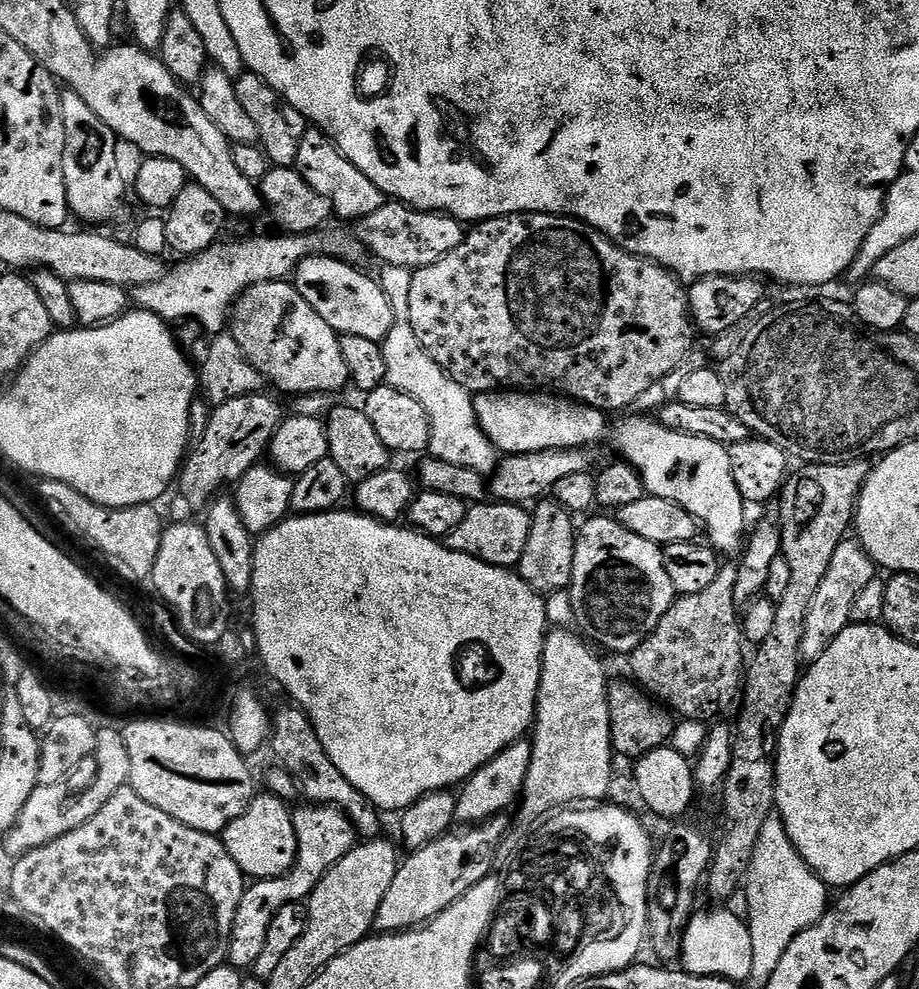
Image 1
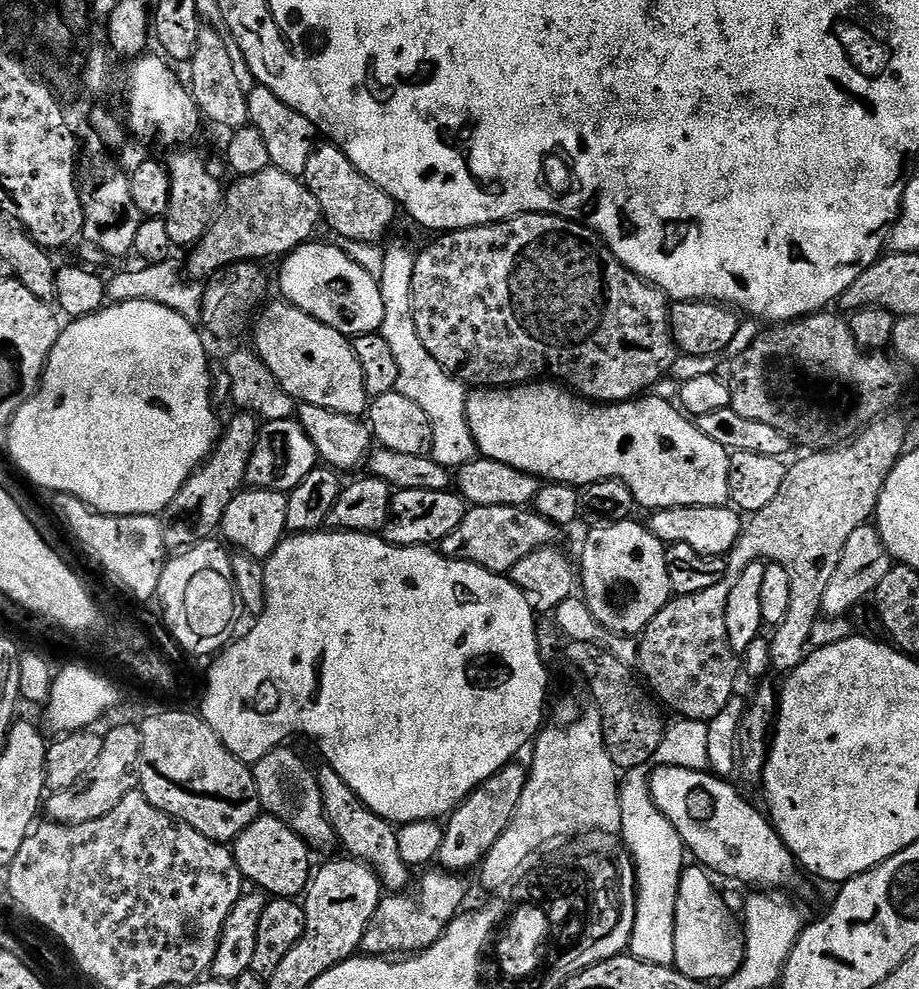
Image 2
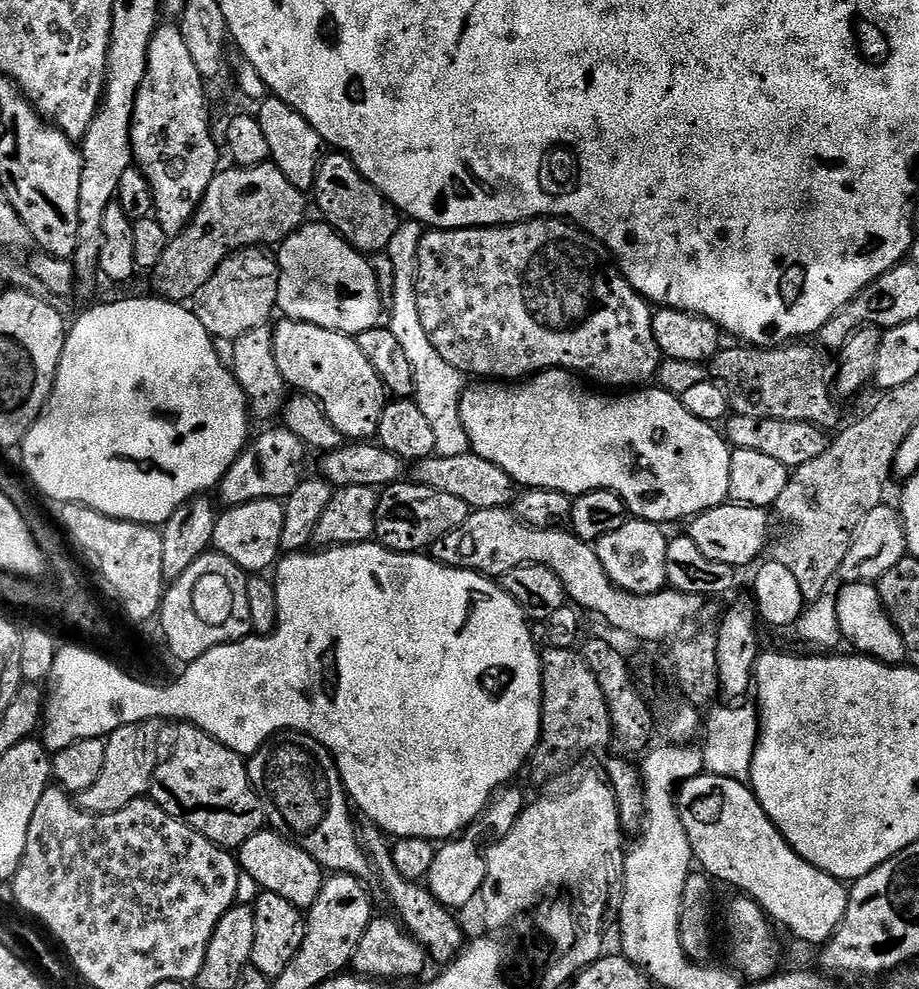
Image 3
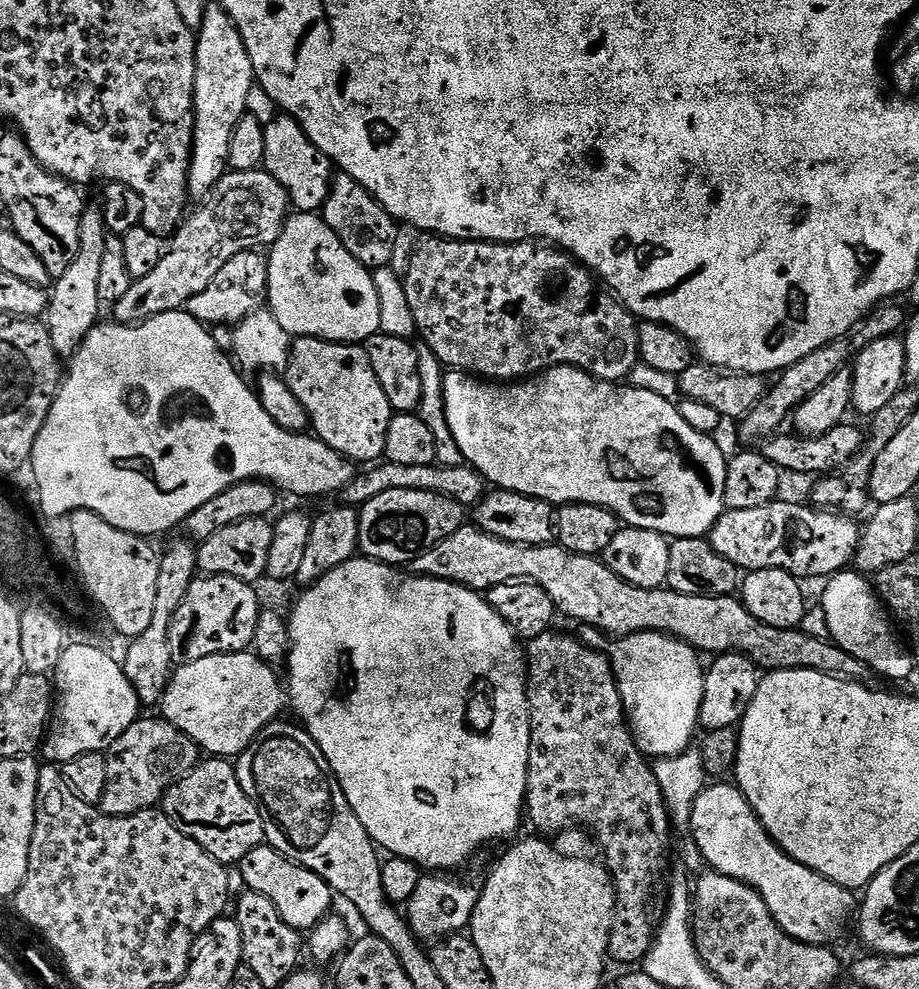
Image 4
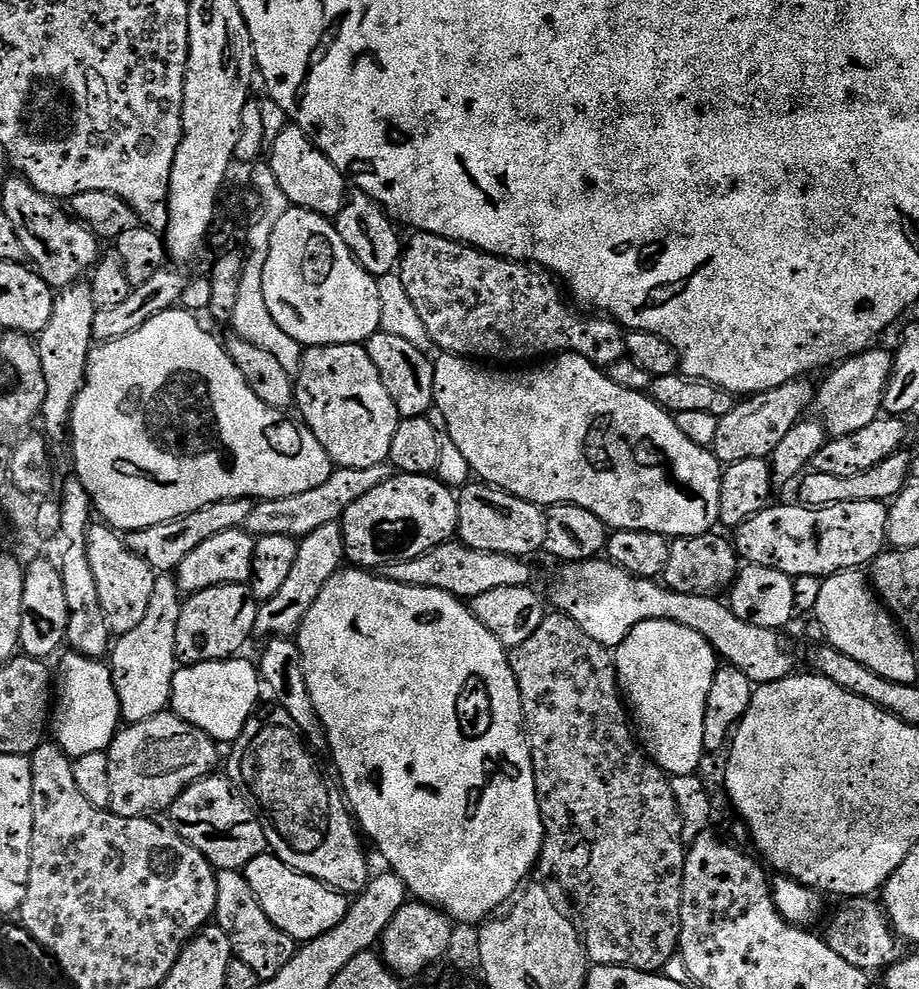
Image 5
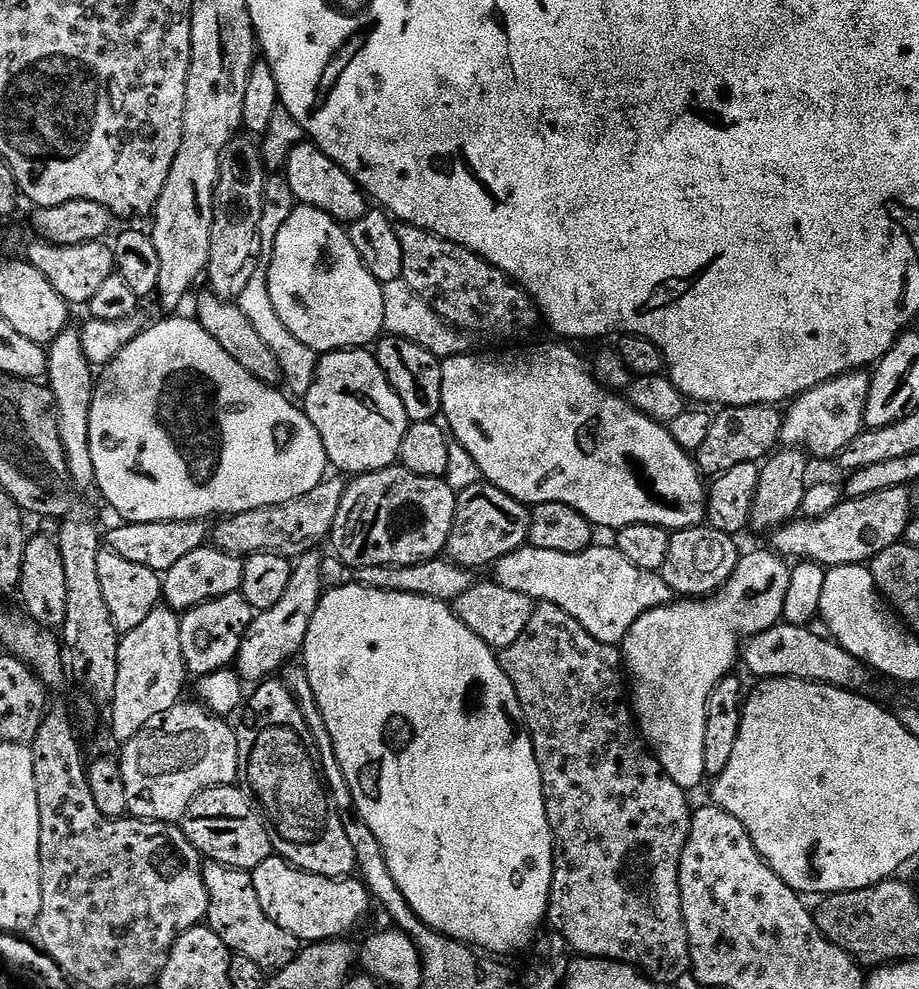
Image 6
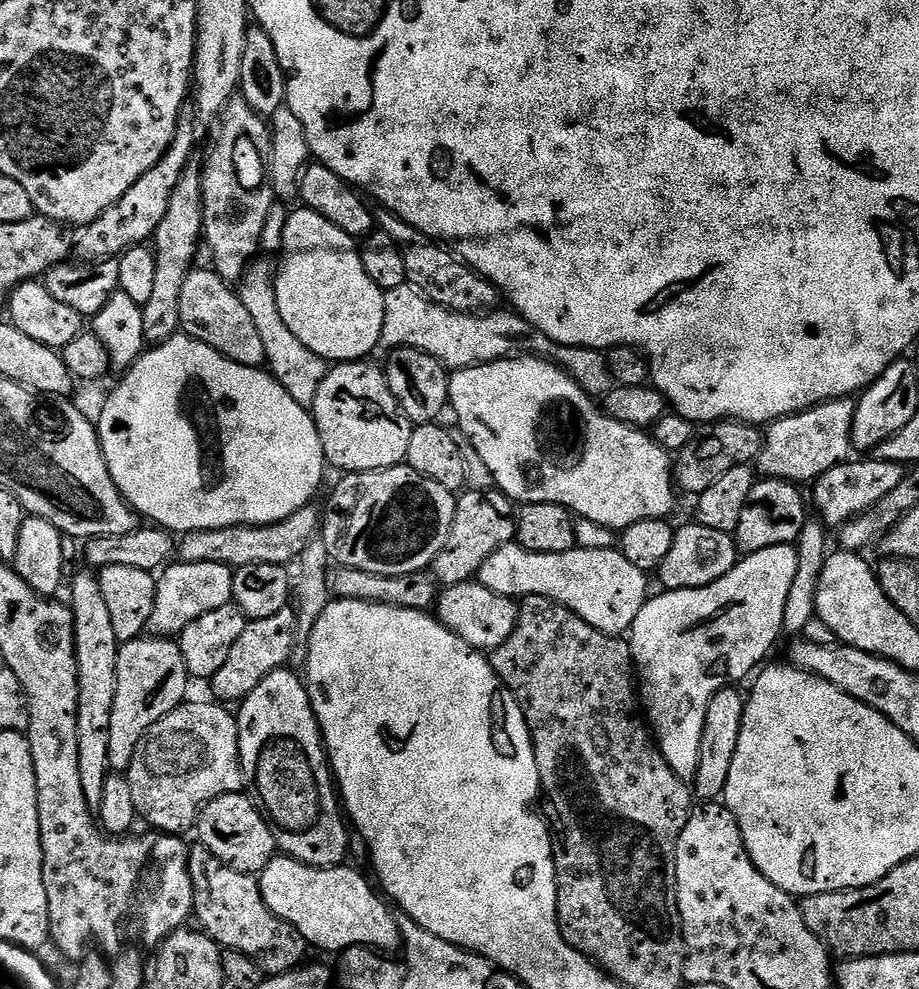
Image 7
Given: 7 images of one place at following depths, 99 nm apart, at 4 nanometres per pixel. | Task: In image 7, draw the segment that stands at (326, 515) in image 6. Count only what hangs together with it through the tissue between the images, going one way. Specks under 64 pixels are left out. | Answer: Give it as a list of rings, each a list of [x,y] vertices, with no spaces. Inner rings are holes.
[[[315,503],[299,508],[282,522],[273,524],[239,524],[225,528],[211,528],[197,532],[183,533],[178,544],[179,563],[186,562],[222,562],[222,566],[238,569],[242,566],[255,564],[282,564],[291,565],[299,561],[300,555],[306,549],[307,543],[317,537],[322,526],[322,512]]]

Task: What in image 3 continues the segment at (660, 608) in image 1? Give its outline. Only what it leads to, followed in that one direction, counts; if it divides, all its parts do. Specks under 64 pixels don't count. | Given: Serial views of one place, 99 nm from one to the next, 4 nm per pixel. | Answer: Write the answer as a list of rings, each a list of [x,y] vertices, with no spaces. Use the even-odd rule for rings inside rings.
[[[629,518],[622,526],[622,530],[614,530],[614,534],[606,534],[600,540],[595,541],[594,547],[596,554],[606,574],[622,590],[633,592],[639,596],[654,594],[664,591],[668,584],[668,575],[666,574],[666,550],[668,549],[669,537],[664,536],[665,529],[658,524],[651,524],[649,520],[638,520]]]

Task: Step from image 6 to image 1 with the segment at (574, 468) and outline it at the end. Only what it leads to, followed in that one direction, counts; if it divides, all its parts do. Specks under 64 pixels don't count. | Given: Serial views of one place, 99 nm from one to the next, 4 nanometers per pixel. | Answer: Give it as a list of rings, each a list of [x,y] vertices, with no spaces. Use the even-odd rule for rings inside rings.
[[[501,390],[498,392],[477,392],[474,396],[476,414],[481,429],[504,454],[518,452],[550,452],[559,448],[587,448],[608,432],[609,417],[598,408],[591,408],[579,400],[565,398],[560,394],[545,394],[540,390]],[[632,416],[622,421],[612,436],[612,444],[643,476],[647,495],[678,502],[703,527],[705,524],[712,535],[711,547],[717,553],[741,551],[746,540],[746,502],[734,482],[725,445],[701,436],[687,436],[685,432],[667,428],[659,419],[647,420],[644,416]]]

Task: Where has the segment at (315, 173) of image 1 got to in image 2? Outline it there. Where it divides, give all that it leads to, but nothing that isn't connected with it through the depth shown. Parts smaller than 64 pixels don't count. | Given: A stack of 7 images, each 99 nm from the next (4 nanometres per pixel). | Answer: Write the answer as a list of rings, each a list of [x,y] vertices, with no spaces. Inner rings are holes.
[[[331,142],[321,143],[310,154],[310,162],[306,162],[302,181],[317,198],[323,223],[328,223],[336,231],[334,233],[337,237],[379,245],[396,220],[396,201],[390,198],[390,194],[374,186],[374,182],[370,182],[370,178],[362,175],[354,162],[346,158],[343,150]]]

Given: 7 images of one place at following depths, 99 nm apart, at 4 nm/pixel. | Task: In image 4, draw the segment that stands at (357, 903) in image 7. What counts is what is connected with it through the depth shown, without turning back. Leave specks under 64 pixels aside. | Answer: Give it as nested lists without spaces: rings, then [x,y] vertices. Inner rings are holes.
[[[261,846],[250,850],[238,862],[240,876],[253,892],[262,894],[274,902],[274,906],[286,923],[297,930],[311,930],[333,911],[334,893],[330,885],[318,874],[301,864],[287,860],[276,848]]]

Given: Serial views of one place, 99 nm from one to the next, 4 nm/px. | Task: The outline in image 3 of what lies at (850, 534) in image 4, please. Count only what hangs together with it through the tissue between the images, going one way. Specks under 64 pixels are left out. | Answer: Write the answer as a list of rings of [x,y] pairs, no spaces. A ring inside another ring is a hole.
[[[725,502],[719,504],[717,508],[711,508],[691,517],[686,535],[694,542],[694,546],[698,546],[698,550],[702,550],[702,554],[706,554],[706,558],[714,558],[714,562],[726,562],[726,566],[743,570],[747,564],[755,565],[761,559],[759,556],[763,552],[765,555],[766,545],[769,543],[768,527],[772,524],[771,519],[773,520],[773,517],[769,509]]]

